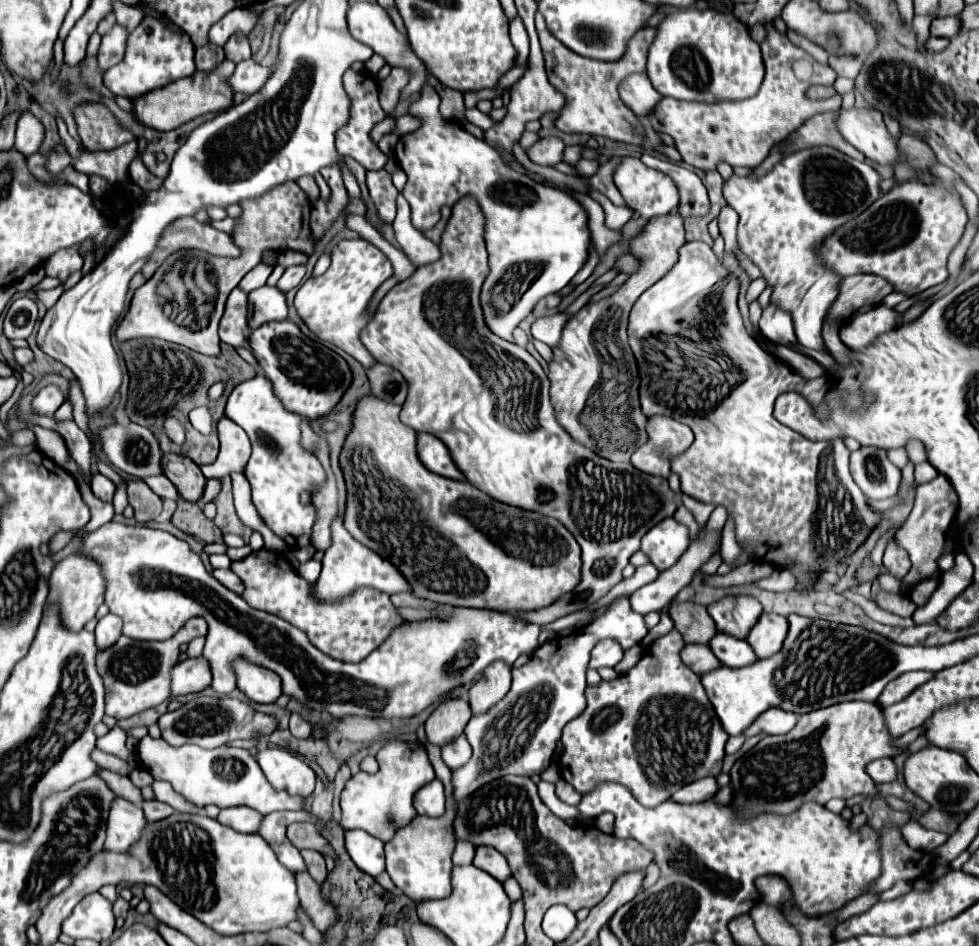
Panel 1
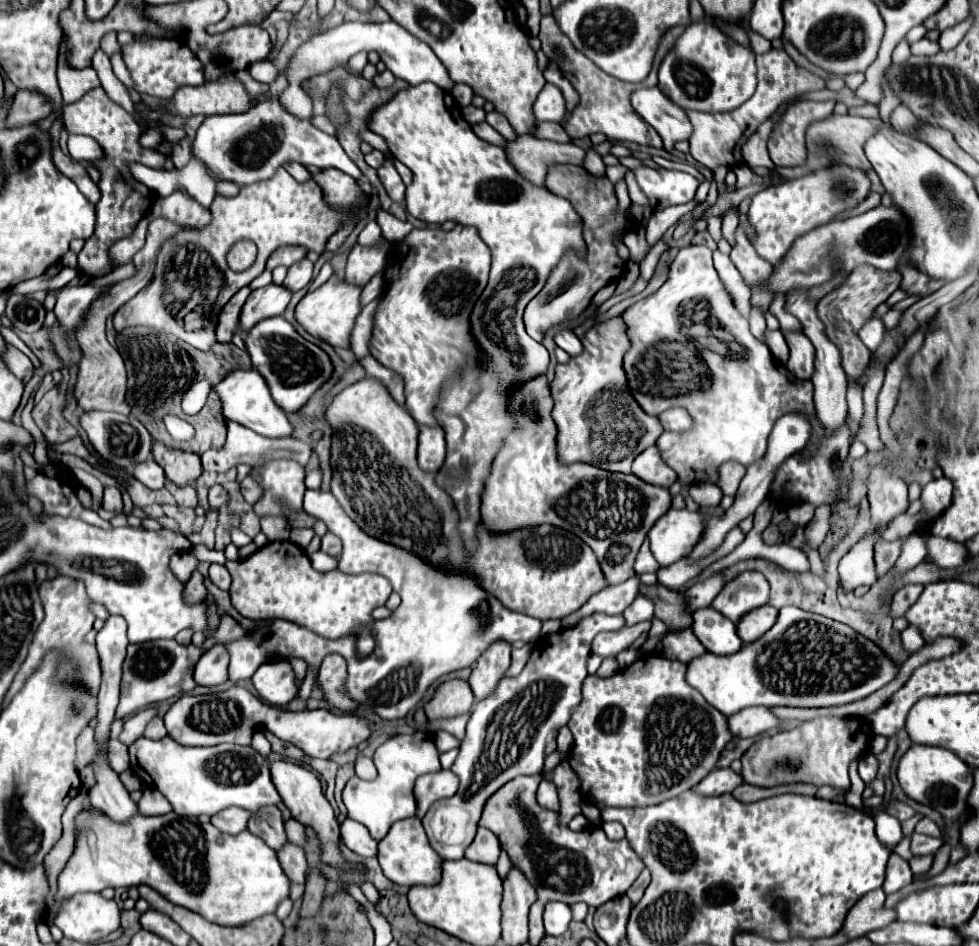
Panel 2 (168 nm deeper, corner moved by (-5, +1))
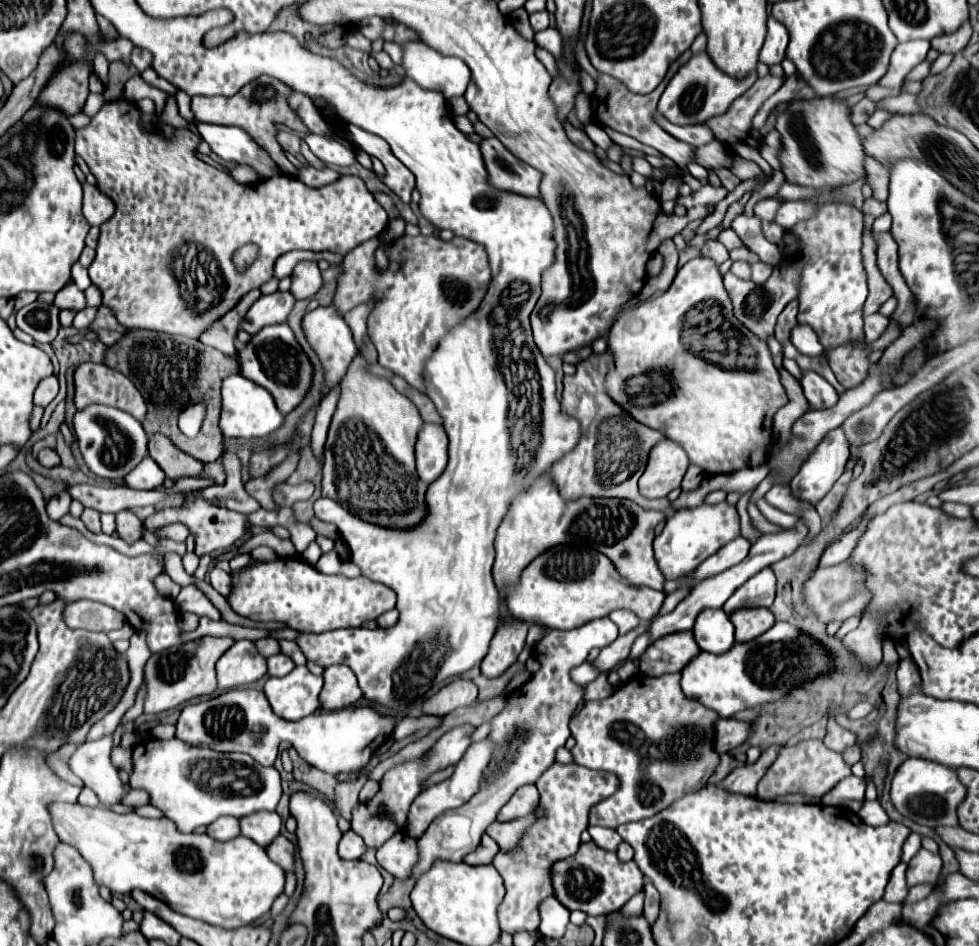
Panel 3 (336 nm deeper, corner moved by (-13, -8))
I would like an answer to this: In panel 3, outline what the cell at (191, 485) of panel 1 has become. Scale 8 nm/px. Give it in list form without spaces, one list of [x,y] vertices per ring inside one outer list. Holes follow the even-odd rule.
[[[153,434],[149,438],[149,456],[161,466],[161,470],[171,480],[179,480],[183,476],[199,476],[203,470],[203,462],[183,454],[167,436]]]

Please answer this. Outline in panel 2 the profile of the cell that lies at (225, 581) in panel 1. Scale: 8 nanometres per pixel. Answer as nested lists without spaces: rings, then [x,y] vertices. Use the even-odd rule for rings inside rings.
[[[213,563],[211,569],[209,569],[209,577],[211,577],[211,581],[213,581],[219,589],[229,591],[229,587],[231,587],[231,575],[229,575],[229,571],[227,571],[225,565]]]

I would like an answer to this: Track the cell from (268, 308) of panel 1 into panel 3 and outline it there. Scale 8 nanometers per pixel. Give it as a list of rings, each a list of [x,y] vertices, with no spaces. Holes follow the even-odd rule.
[[[289,292],[261,294],[261,298],[247,310],[241,328],[247,334],[257,334],[261,328],[271,324],[283,324],[295,304],[295,298]]]

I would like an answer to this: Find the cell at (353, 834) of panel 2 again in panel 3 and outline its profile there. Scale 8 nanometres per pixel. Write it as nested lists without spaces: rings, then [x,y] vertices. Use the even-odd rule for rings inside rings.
[[[347,830],[339,842],[339,856],[343,860],[357,860],[361,858],[361,854],[365,852],[365,842],[359,834],[355,834],[353,830]]]

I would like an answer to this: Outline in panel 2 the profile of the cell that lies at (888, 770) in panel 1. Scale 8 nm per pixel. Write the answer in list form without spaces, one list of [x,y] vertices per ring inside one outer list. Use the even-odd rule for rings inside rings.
[[[867,753],[865,757],[861,757],[859,775],[865,783],[871,783],[877,777],[877,769],[879,769],[879,763],[877,763],[877,757],[873,753]]]

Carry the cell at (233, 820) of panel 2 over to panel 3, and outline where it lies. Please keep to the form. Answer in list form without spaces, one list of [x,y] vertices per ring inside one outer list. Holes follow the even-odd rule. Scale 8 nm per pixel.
[[[223,816],[223,818],[217,818],[215,822],[211,822],[211,826],[207,828],[207,834],[215,840],[231,840],[235,836],[239,836],[239,822],[237,818],[231,818],[231,816]]]

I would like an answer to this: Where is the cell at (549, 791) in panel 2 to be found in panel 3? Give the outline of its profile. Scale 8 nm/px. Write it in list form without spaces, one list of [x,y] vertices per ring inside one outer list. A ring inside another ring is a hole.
[[[533,814],[525,816],[525,818],[517,818],[511,822],[493,822],[493,826],[489,830],[485,830],[499,846],[501,850],[511,850],[515,848],[515,844],[519,844],[519,838],[523,834],[523,830],[531,824]]]

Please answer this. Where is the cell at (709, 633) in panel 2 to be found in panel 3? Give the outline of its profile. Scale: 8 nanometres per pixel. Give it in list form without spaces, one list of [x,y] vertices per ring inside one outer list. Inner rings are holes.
[[[703,610],[703,614],[695,618],[693,636],[701,650],[713,654],[723,654],[735,644],[733,624],[723,610]]]

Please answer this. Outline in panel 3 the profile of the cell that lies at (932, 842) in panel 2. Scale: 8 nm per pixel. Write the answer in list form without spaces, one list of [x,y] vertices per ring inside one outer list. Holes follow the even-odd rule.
[[[919,850],[919,854],[915,854],[907,866],[907,886],[911,888],[917,884],[937,884],[941,870],[943,860],[939,854]]]

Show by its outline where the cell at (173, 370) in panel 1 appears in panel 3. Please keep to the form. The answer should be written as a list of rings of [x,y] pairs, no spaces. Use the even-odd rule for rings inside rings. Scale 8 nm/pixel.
[[[127,330],[127,334],[119,342],[107,348],[103,362],[133,380],[137,390],[143,394],[147,402],[147,416],[143,420],[143,428],[149,436],[161,432],[169,436],[179,450],[201,462],[215,462],[221,456],[223,436],[217,426],[221,414],[219,388],[225,376],[239,372],[239,364],[235,358],[225,356],[219,350],[201,344],[199,340],[189,340],[187,336],[171,336],[155,330]],[[199,400],[207,402],[207,416],[199,434],[189,440],[177,428],[177,414]]]

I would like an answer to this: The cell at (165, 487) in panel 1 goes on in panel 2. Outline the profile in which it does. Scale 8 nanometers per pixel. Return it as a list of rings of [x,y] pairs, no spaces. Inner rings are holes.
[[[147,459],[145,463],[139,463],[133,471],[133,477],[149,489],[163,489],[165,481],[167,481],[165,471],[153,459]]]

